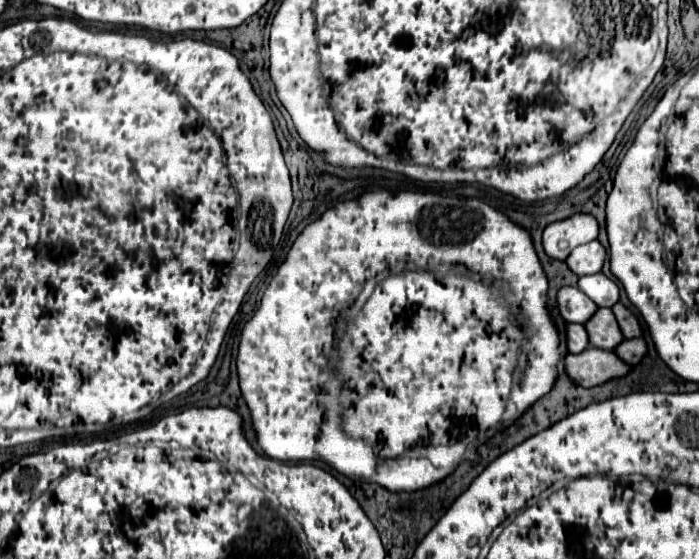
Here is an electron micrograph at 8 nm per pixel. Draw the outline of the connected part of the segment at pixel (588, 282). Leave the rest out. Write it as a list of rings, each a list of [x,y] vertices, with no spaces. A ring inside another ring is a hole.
[[[591,274],[579,278],[579,288],[593,300],[597,306],[611,308],[619,302],[619,286],[609,280],[605,274]]]

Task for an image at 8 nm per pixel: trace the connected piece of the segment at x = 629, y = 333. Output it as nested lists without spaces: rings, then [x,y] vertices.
[[[619,302],[617,306],[613,306],[613,312],[615,312],[615,316],[617,316],[617,322],[619,322],[621,332],[623,332],[625,338],[639,338],[639,336],[643,334],[637,316],[635,316],[625,304]]]

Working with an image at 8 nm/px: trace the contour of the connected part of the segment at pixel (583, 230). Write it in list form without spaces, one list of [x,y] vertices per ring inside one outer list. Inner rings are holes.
[[[573,214],[543,230],[543,248],[551,258],[565,260],[573,248],[597,240],[599,222],[591,214]]]

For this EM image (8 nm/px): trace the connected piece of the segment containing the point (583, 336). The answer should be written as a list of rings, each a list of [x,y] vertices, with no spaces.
[[[569,324],[567,326],[567,348],[569,352],[577,354],[583,352],[589,346],[589,338],[587,338],[587,330],[583,324]]]

